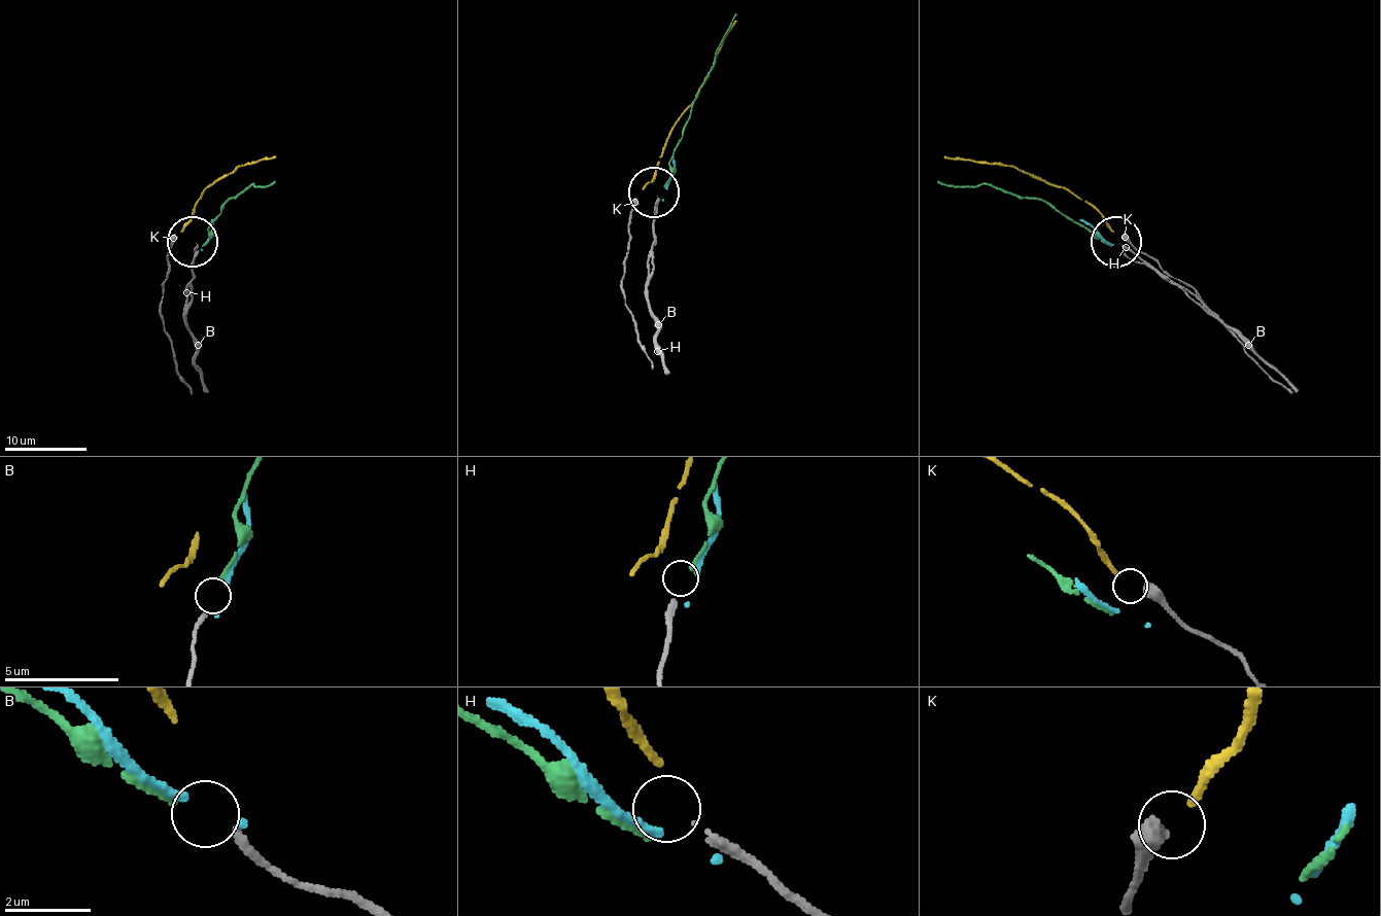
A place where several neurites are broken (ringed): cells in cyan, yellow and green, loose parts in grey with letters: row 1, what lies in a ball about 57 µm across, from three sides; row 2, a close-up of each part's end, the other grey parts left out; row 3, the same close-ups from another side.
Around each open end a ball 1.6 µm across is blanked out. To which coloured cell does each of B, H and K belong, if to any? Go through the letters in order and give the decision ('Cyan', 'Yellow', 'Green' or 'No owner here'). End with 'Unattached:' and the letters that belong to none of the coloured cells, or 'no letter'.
B: Green
H: No owner here
K: Yellow
Unattached: H

